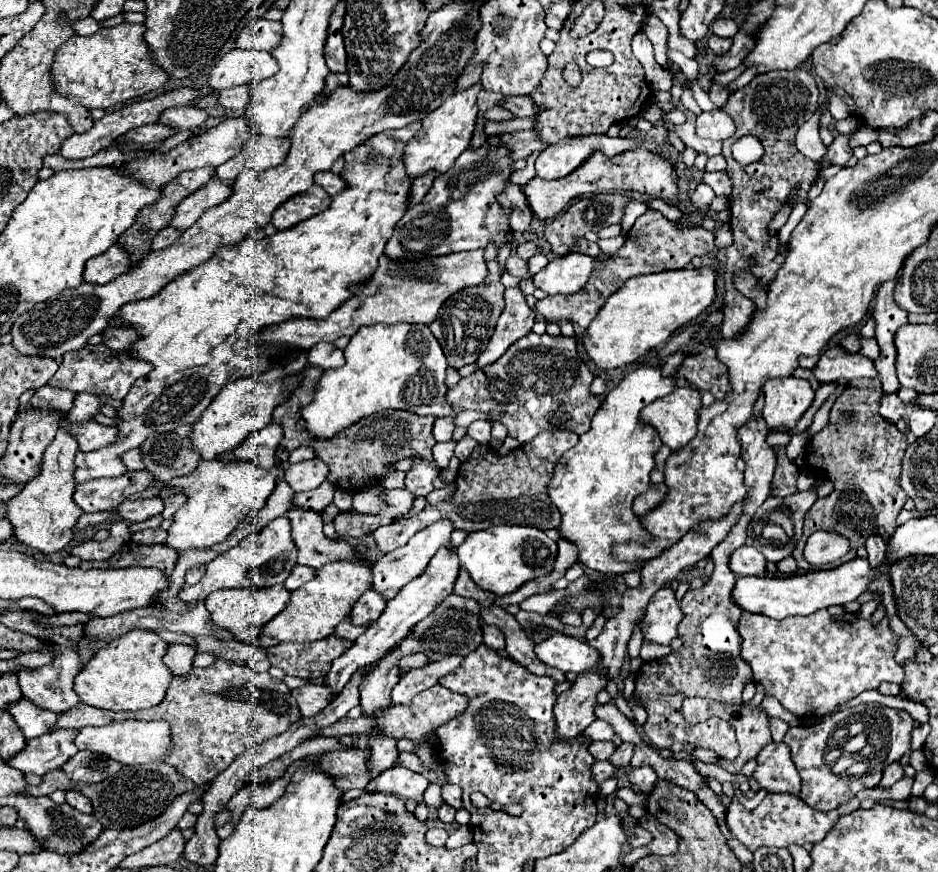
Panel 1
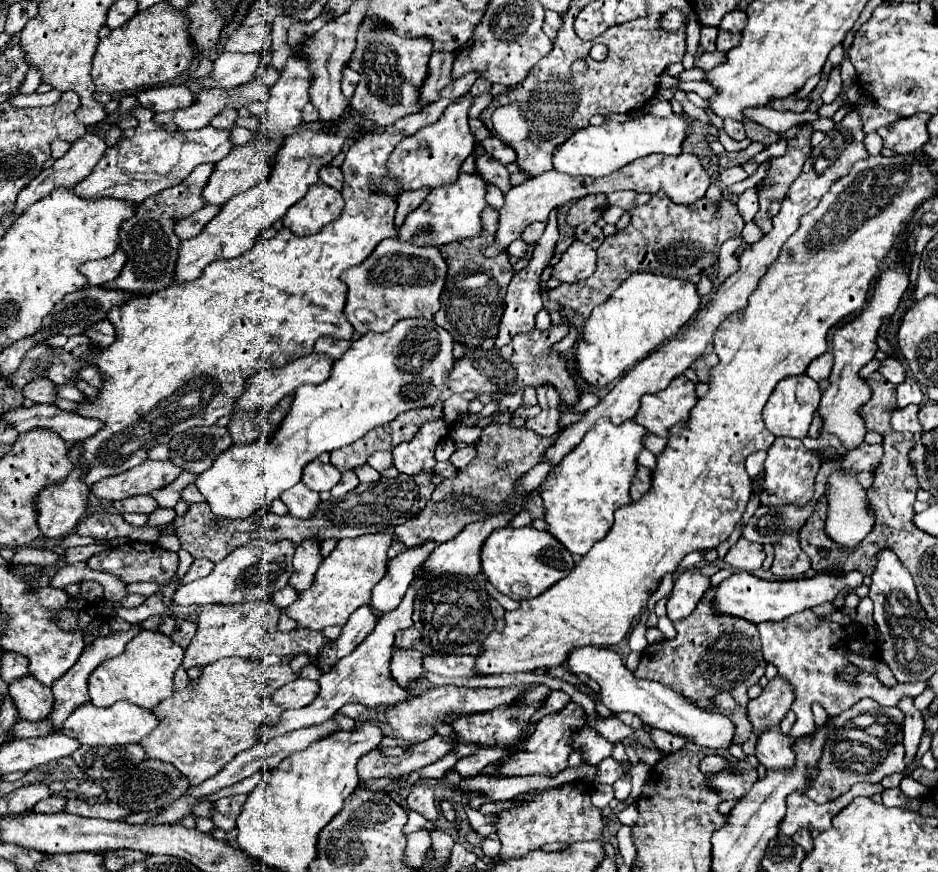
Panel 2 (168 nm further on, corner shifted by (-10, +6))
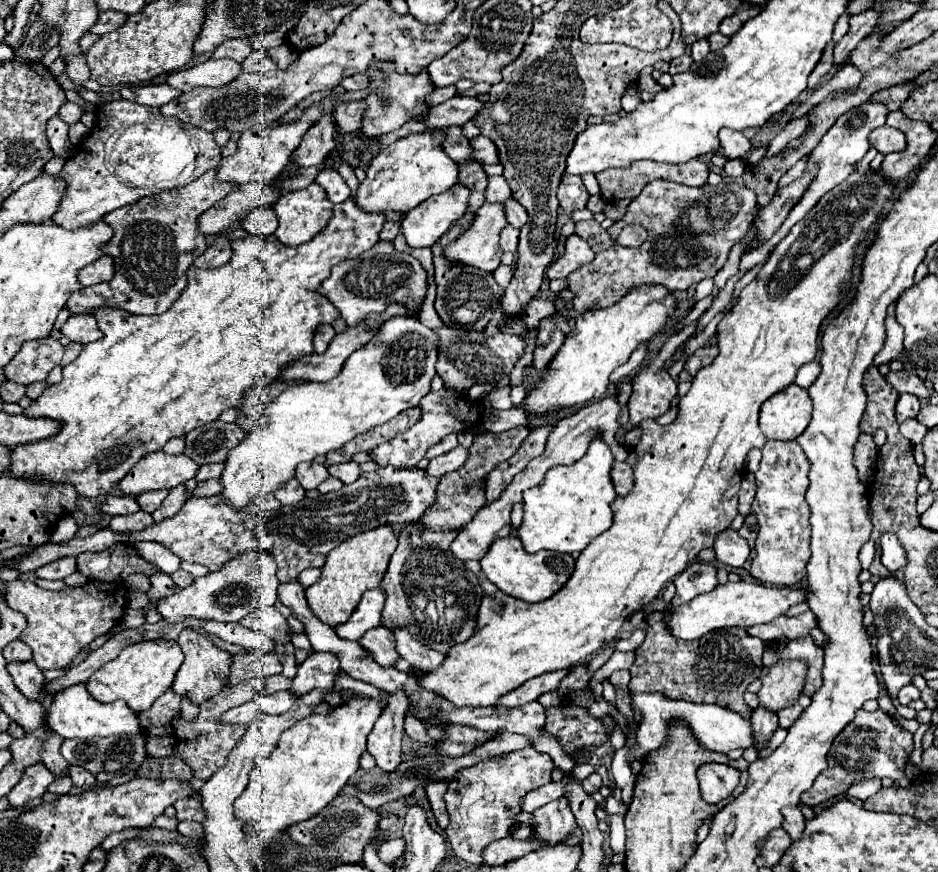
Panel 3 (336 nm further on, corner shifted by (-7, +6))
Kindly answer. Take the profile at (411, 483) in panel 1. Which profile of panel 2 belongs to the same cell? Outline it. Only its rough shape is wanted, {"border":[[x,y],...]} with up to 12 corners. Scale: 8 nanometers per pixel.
{"border":[[443,418],[423,424],[393,450],[395,468],[433,472],[435,446],[447,434]]}

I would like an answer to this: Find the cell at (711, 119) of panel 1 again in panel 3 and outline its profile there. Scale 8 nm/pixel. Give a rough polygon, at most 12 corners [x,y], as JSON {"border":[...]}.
{"border":[[720,130],[726,158],[742,158],[752,142],[736,130]]}

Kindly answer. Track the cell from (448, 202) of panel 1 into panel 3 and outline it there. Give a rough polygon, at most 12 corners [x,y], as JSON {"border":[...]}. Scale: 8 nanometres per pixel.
{"border":[[462,184],[432,196],[402,222],[410,248],[434,246],[466,212]]}

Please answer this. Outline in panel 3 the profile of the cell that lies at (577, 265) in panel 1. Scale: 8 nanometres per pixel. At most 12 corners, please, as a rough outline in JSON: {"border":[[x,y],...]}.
{"border":[[578,234],[566,240],[564,254],[548,266],[546,276],[566,278],[594,260]]}

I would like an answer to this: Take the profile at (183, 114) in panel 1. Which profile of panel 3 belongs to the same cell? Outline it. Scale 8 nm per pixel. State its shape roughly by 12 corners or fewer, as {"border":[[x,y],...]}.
{"border":[[168,84],[122,86],[124,100],[158,108],[174,100]]}

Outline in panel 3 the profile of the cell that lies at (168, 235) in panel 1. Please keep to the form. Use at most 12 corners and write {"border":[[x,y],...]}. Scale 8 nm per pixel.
{"border":[[248,182],[198,218],[202,234],[224,232],[244,214],[274,206],[272,184]]}

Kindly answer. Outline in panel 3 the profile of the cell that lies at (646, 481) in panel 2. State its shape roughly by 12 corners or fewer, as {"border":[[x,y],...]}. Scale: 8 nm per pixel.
{"border":[[614,462],[612,484],[618,496],[632,490],[634,478],[628,462]]}

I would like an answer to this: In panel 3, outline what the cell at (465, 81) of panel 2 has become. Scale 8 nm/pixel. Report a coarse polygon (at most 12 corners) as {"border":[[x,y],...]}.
{"border":[[456,86],[434,88],[426,96],[432,108],[456,96]]}

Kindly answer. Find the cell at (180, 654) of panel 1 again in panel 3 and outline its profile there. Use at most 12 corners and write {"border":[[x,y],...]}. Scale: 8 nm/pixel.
{"border":[[164,692],[152,708],[136,714],[140,728],[166,726],[180,712],[182,698]]}

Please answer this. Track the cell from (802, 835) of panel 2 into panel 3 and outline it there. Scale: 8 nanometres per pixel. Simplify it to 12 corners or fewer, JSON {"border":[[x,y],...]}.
{"border":[[782,808],[782,828],[792,840],[804,832],[800,808]]}

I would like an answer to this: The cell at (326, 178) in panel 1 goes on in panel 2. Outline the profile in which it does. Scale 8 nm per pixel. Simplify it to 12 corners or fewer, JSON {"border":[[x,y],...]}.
{"border":[[325,166],[319,172],[325,184],[343,188],[341,168]]}

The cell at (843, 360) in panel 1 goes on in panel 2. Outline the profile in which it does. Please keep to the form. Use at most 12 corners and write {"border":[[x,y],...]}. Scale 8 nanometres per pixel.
{"border":[[895,358],[881,360],[877,372],[895,386],[905,378],[905,368]]}

